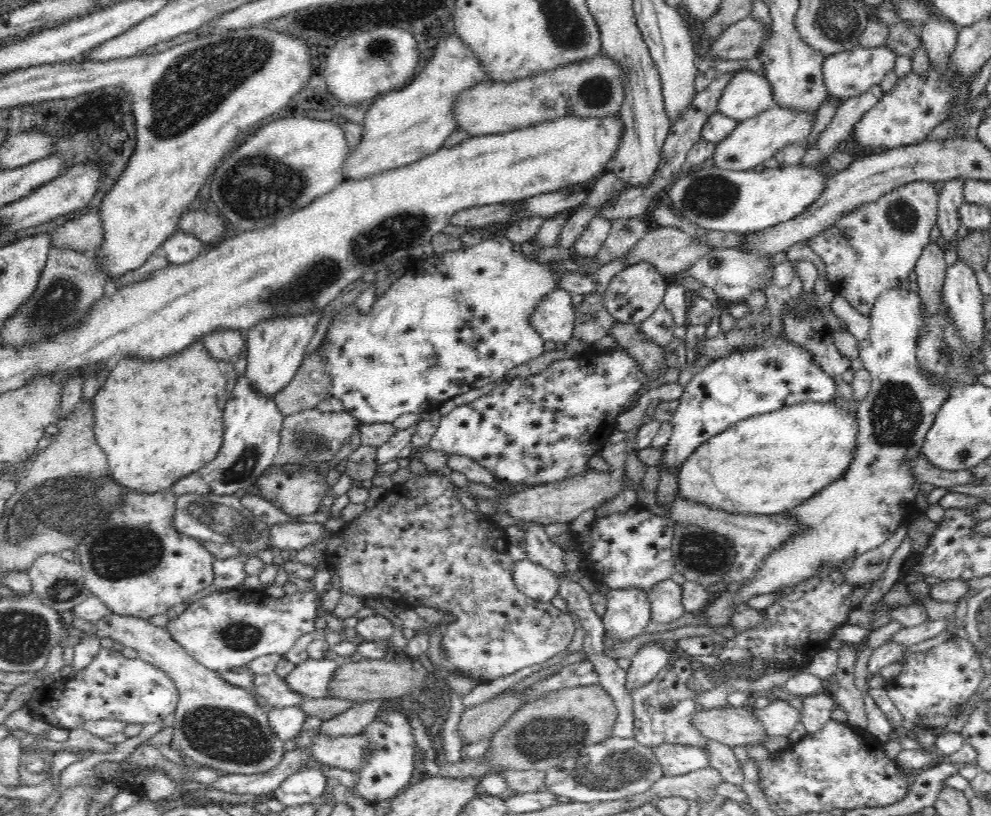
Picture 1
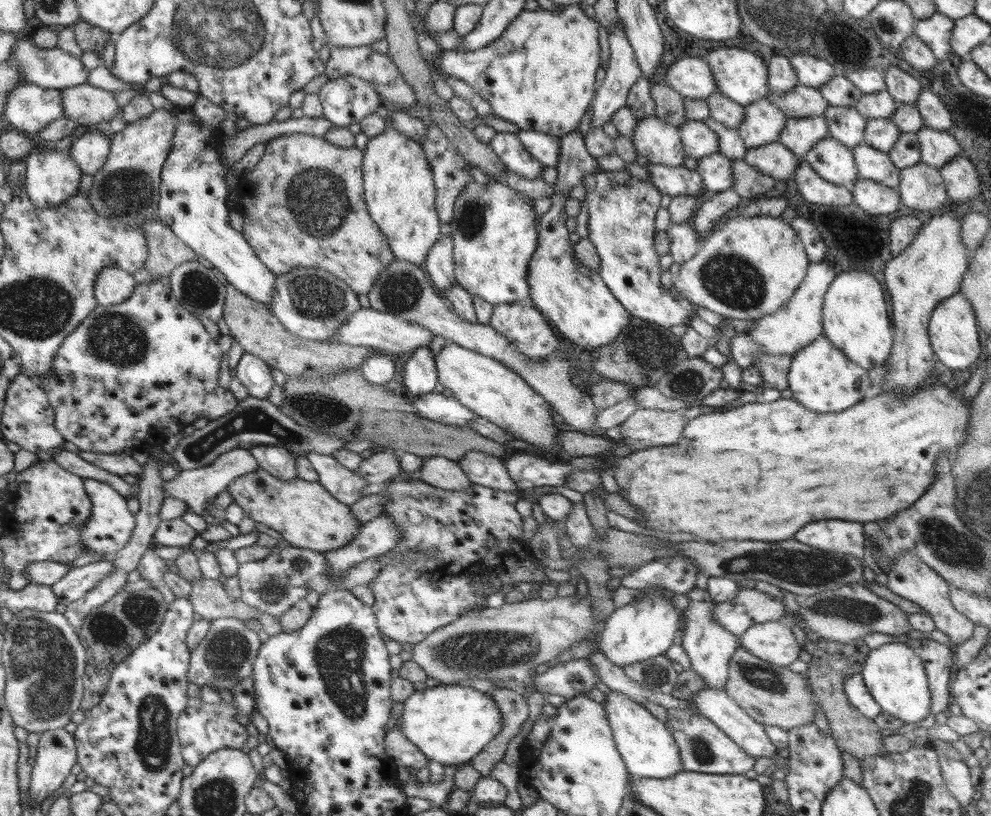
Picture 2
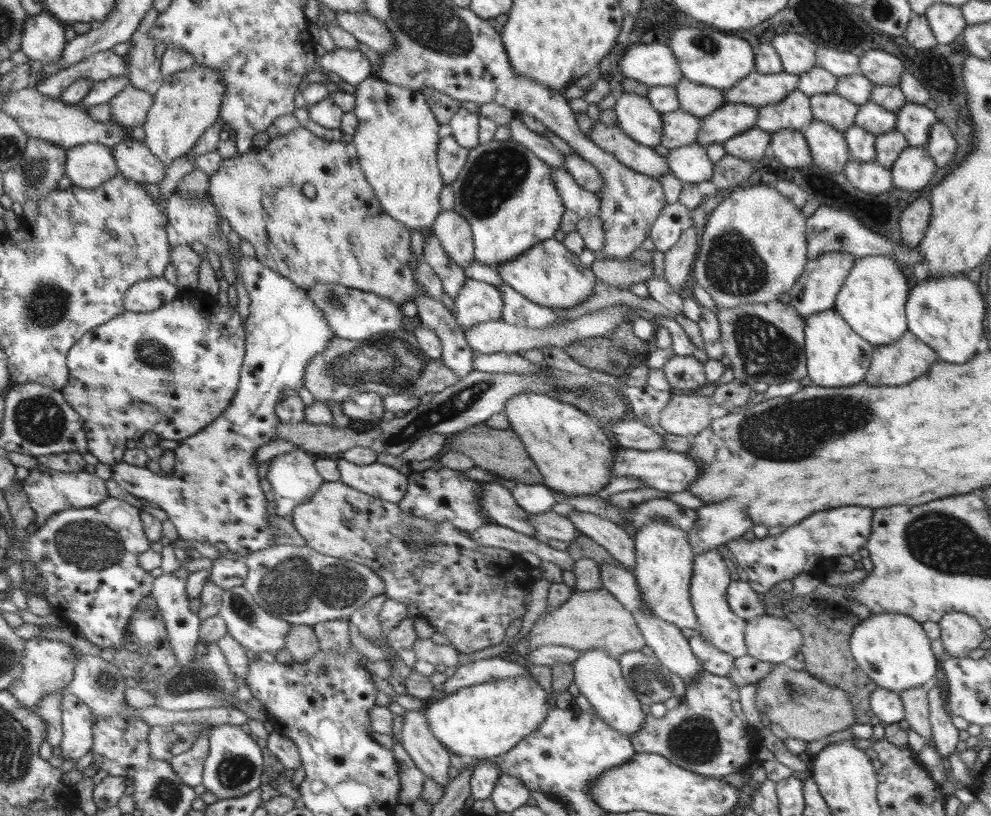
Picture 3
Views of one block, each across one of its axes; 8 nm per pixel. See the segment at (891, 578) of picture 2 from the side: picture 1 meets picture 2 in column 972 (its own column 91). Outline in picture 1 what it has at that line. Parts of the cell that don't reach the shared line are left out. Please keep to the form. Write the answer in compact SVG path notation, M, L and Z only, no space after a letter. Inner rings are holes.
M110 612L98 622L88 622L76 614L72 614L72 624L76 629L84 633L84 637L94 632L101 639L110 637L114 642L121 642L124 648L132 648L138 652L138 658L163 670L176 685L179 692L179 701L175 710L175 722L173 724L173 741L182 753L190 756L192 760L203 766L214 769L221 774L260 774L268 772L280 764L286 748L284 741L272 731L268 712L262 709L263 702L254 697L254 693L248 692L240 686L231 685L218 671L210 670L201 666L190 654L180 647L180 644L172 638L167 627L158 627L149 623L148 620L140 620L135 616L124 616Z

